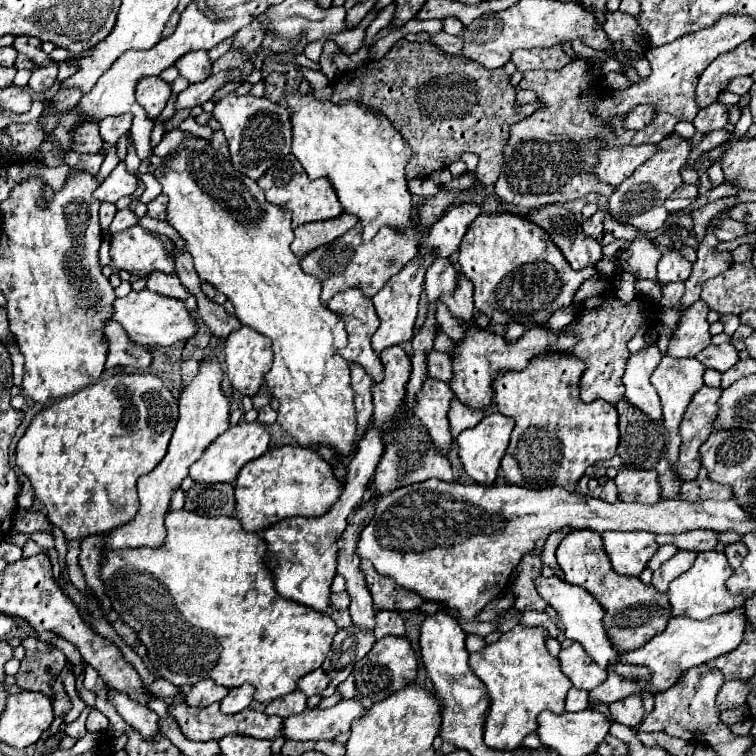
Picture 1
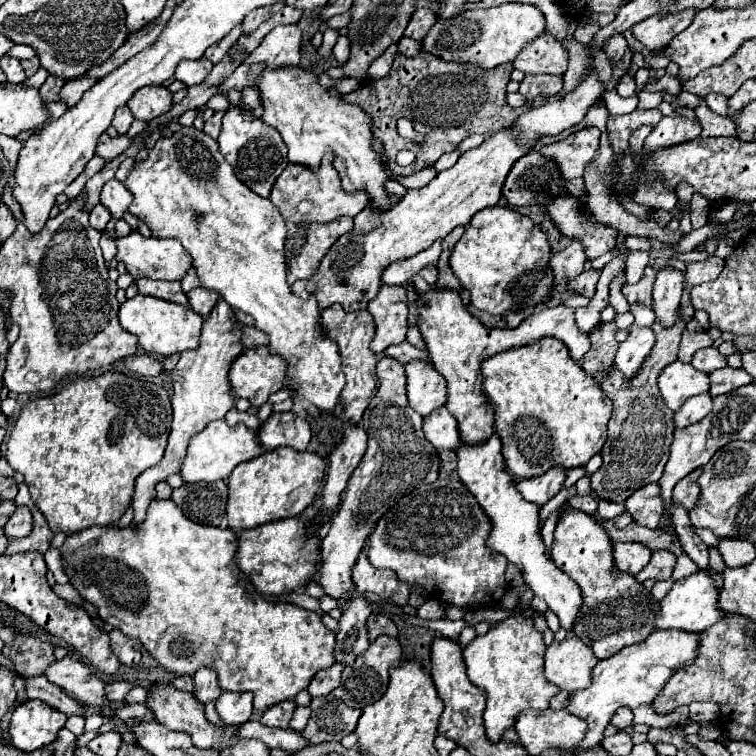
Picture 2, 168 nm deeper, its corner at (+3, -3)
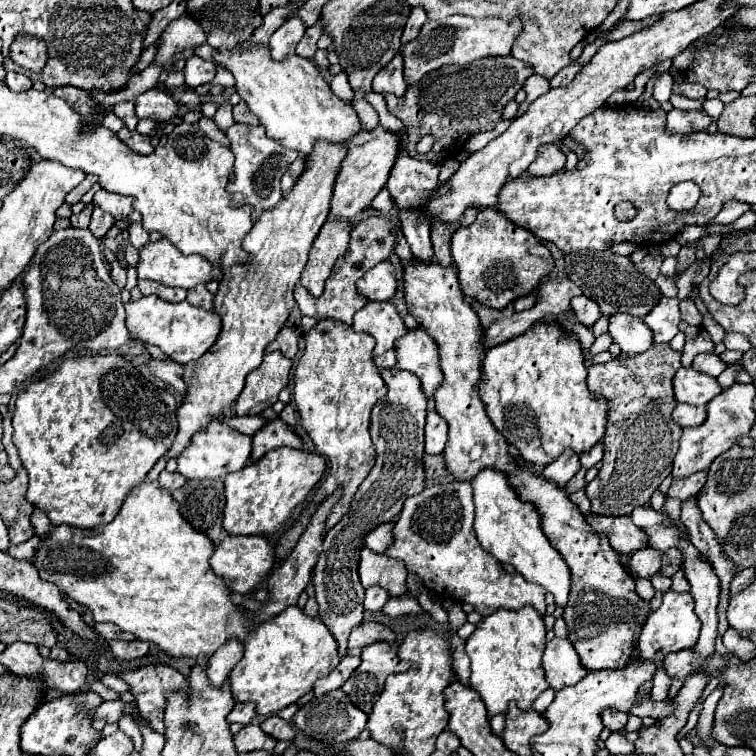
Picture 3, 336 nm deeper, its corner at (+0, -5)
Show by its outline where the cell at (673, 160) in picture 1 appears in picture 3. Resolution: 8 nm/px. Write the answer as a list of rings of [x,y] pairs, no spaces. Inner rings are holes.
[[[672,109],[668,113],[668,131],[672,131],[672,133],[706,131],[710,123],[712,123],[712,117],[704,109],[696,109],[696,111]]]

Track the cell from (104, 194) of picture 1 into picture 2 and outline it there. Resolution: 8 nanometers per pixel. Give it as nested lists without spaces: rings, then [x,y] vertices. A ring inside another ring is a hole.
[[[111,179],[103,185],[101,205],[105,205],[113,217],[123,217],[123,213],[131,205],[131,201],[133,201],[133,195],[121,181]]]

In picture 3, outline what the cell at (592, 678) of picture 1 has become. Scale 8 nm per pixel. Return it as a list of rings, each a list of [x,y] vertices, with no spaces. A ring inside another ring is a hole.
[[[558,637],[546,643],[542,667],[546,681],[554,691],[560,691],[564,685],[576,685],[586,675],[584,667],[580,667],[574,645],[568,639]]]

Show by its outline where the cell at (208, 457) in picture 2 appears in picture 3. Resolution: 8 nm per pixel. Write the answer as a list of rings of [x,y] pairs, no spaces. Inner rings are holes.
[[[210,421],[208,427],[192,435],[192,443],[180,453],[178,473],[184,475],[186,479],[218,479],[222,475],[228,475],[246,467],[250,461],[250,449],[252,449],[252,437],[220,421]]]

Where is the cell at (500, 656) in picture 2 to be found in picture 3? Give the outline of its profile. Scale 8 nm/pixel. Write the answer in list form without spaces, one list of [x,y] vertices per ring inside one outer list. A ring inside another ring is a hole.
[[[524,605],[522,609],[496,609],[492,615],[484,617],[476,625],[476,631],[466,639],[466,653],[472,661],[470,687],[482,697],[490,717],[498,713],[506,713],[508,701],[516,701],[517,707],[521,710],[531,710],[532,701],[542,691],[548,689],[548,683],[544,679],[544,669],[540,667],[544,643],[546,643],[546,627],[542,615],[532,605]]]

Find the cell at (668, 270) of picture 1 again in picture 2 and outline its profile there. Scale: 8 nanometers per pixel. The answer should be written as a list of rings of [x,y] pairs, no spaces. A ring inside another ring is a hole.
[[[661,267],[657,271],[655,287],[653,287],[653,311],[657,315],[657,321],[661,321],[665,327],[673,325],[681,293],[683,293],[683,281],[685,273],[675,267]]]

